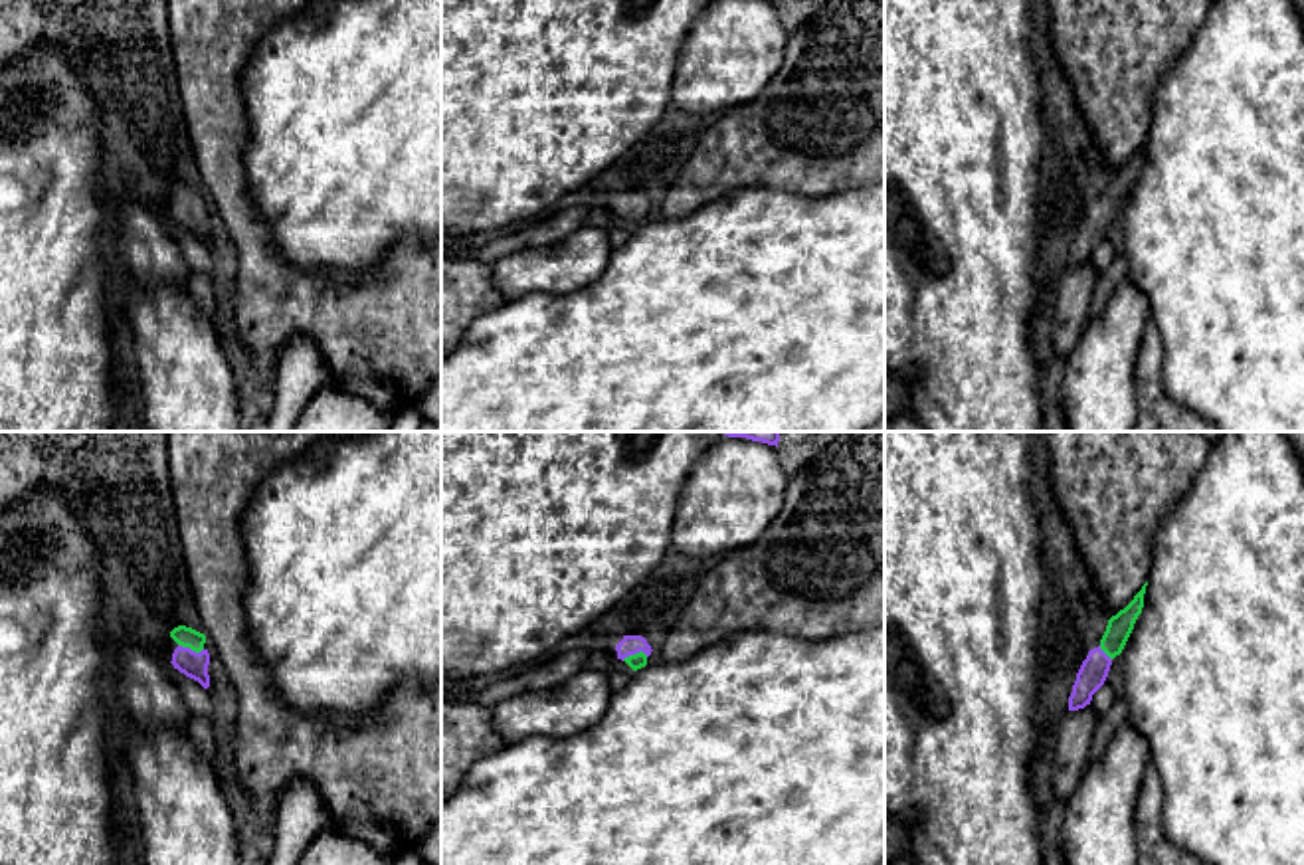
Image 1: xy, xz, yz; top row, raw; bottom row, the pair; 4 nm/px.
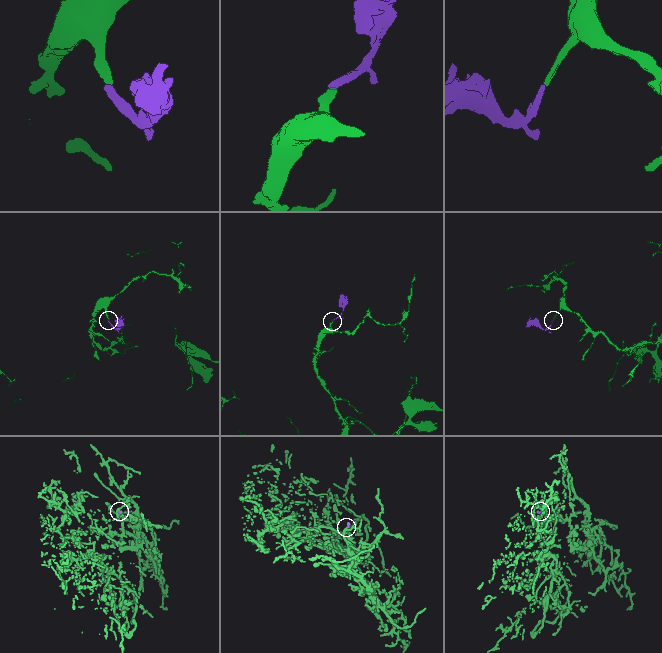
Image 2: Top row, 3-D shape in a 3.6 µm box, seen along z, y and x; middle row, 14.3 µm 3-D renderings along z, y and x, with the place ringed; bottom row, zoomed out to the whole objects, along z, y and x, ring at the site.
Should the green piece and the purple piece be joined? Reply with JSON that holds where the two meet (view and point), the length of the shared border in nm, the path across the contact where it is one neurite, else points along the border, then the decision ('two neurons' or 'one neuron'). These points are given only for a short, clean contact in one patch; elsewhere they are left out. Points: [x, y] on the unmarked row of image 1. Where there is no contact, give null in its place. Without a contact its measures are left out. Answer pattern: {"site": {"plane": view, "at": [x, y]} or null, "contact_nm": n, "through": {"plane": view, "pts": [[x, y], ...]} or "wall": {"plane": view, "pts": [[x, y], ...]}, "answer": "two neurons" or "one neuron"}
{"site": {"plane": "xy", "at": [190, 204]}, "contact_nm": 110, "through": {"plane": "xy", "pts": [[185, 192], [190, 204], [194, 222]]}, "answer": "one neuron"}

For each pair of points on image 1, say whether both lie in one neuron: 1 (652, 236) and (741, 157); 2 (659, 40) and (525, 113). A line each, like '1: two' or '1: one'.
1: two
2: one

